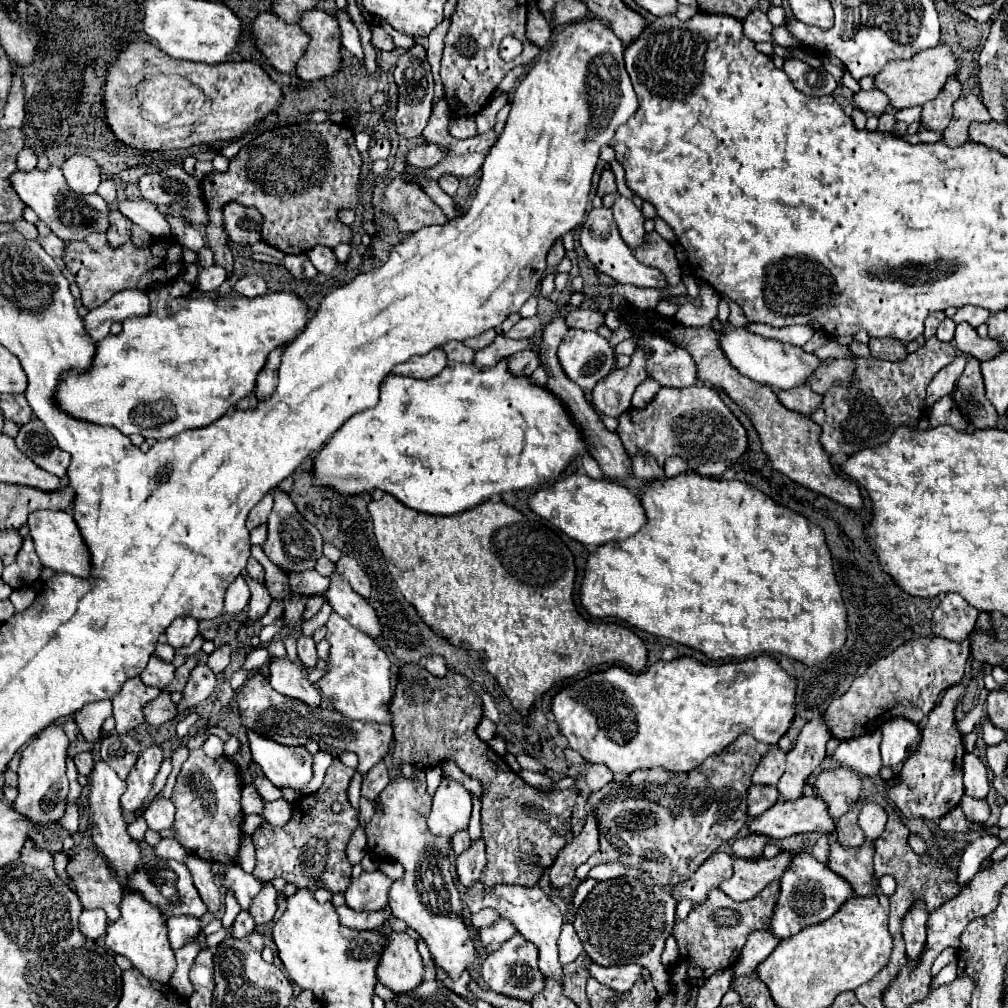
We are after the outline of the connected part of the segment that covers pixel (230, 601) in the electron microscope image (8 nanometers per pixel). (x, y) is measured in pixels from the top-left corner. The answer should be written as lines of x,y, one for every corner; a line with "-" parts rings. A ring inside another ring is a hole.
238,576
234,584
230,584
230,588
226,590
226,598
224,598
224,610
220,612
220,616
226,616
226,614
236,614
236,612
242,612
246,608
250,600
250,590
248,590
248,584

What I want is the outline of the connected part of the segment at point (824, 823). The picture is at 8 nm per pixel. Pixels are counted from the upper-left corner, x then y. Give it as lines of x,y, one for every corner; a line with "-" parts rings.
816,798
778,800
768,812
760,814
748,824
752,834
764,834
768,838
788,838
800,832
824,832
836,834
834,820
826,812
826,804

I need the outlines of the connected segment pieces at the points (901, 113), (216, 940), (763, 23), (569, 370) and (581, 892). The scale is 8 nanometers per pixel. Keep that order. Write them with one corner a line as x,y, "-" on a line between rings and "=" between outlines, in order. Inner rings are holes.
912,106
912,108
904,108
896,112
896,120
902,120
906,124
912,124
914,120
920,120
920,106
=
231,927
228,928
222,928
216,933
212,933
206,937
206,943
208,948
214,948
224,940
224,938
227,936
231,936
232,929
=
758,8
752,10
744,18
742,26
744,26
744,36
750,38
752,42
772,42
772,36
770,36
772,24
768,24
768,18
762,10
758,10
=
568,330
558,346
558,360
564,374
576,382
582,390
592,390
598,380
608,376
614,368
614,350
608,346
608,340
588,330
=
587,878
580,883
573,897
573,905
576,909
580,907
580,904
584,902
586,896
588,896
596,884
597,881
593,880
592,878

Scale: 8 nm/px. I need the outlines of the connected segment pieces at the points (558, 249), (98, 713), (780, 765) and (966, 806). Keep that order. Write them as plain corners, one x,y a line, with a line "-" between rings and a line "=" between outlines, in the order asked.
556,240
554,246
552,246
550,252
548,252
548,266
556,270
556,266
562,262
562,258
564,258
564,248
562,248
562,242
=
100,700
84,706
80,712
74,714
74,720
80,728
80,734
84,736
84,742
96,744
100,740
100,728
102,722
112,716
112,704
110,700
=
778,748
766,752
758,764
758,768
752,774
752,784
766,784
766,786
776,786
780,776
784,774
784,764
786,764
786,754
=
962,796
960,804
958,804
966,816
966,820
970,822
986,822
990,816
990,806
986,800
972,800
968,796

